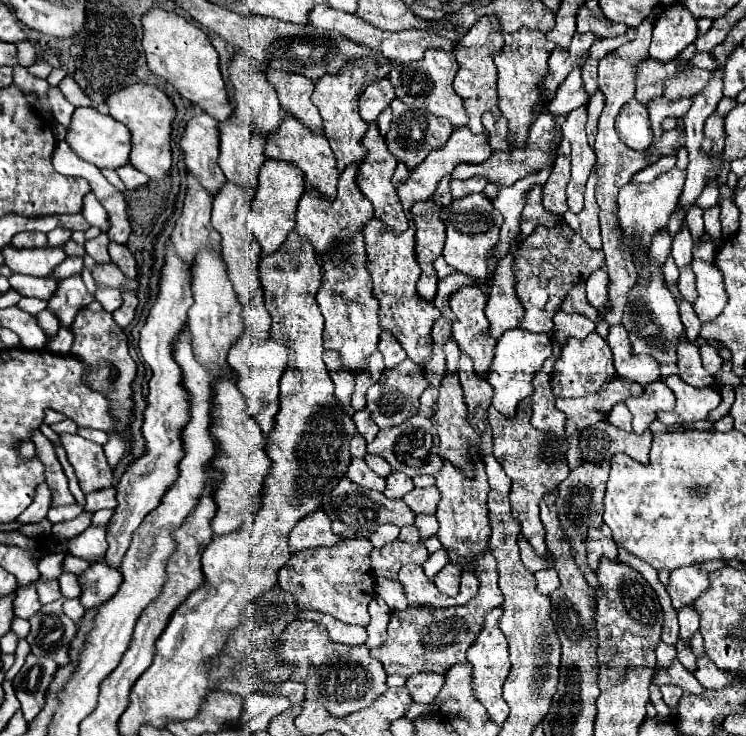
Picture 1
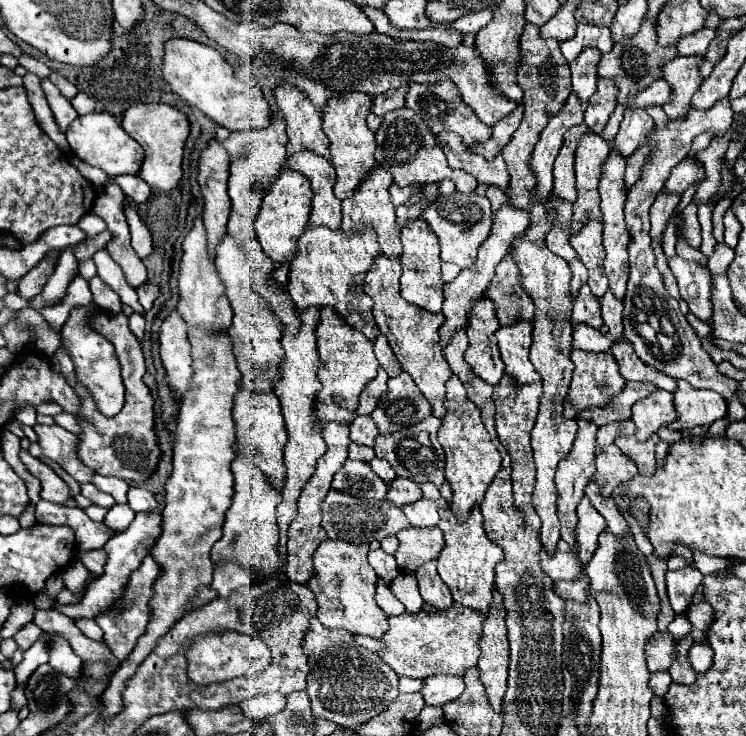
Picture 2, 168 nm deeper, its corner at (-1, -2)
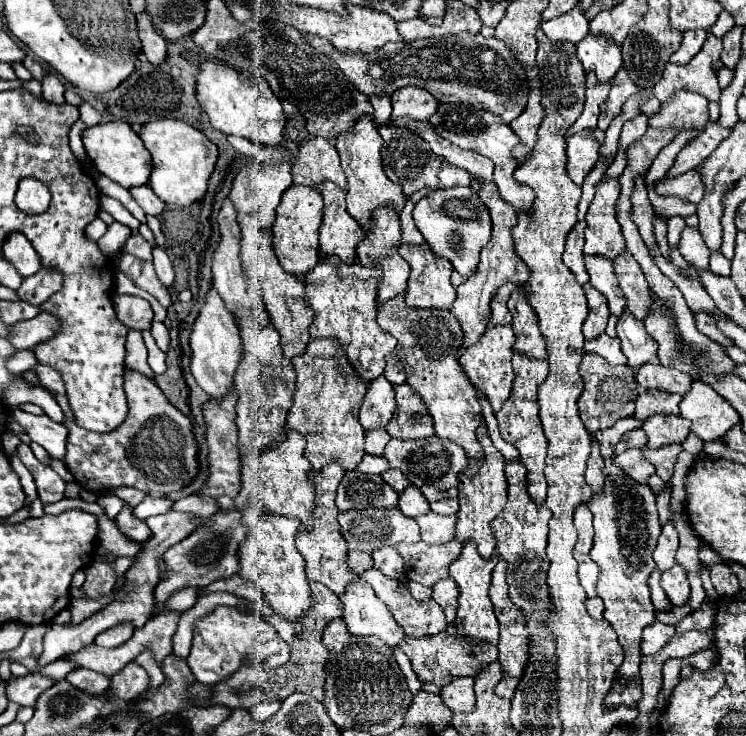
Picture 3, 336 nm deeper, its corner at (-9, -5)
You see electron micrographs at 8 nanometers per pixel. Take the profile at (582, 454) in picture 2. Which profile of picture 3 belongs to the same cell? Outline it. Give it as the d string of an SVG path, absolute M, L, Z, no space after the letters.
M623 418L619 422L615 422L611 428L605 428L605 430L597 430L595 434L591 434L599 446L601 446L601 456L603 458L611 458L613 456L613 448L615 448L615 442L619 442L619 438L629 432L629 430L635 430L639 428L643 422L635 420L635 418Z

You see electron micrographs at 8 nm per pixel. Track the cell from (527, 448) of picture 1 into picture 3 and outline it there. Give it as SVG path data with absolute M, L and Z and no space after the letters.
M513 358L513 370L515 370L515 380L513 380L513 390L511 396L505 400L503 408L497 412L497 422L501 436L511 442L519 454L521 462L527 468L527 492L531 494L531 500L537 506L545 504L545 476L543 476L543 460L547 452L547 438L541 430L541 420L539 420L539 406L537 406L537 390L547 378L547 360L535 362L531 358Z

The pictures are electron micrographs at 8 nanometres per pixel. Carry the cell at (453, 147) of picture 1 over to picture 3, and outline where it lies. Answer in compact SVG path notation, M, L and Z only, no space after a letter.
M531 90L529 92L529 102L527 102L525 110L521 112L519 118L515 118L515 122L511 122L511 130L521 140L511 150L513 158L517 158L519 162L525 158L525 154L531 154L531 146L535 146L535 134L537 134L537 128L539 128L541 118L543 118L541 94L539 94L539 90Z

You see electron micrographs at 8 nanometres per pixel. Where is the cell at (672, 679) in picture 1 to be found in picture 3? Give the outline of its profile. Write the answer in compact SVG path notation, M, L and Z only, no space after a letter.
M655 622L655 626L649 626L647 630L643 630L643 642L641 642L643 654L645 656L659 654L661 648L673 638L673 634L675 634L675 626Z

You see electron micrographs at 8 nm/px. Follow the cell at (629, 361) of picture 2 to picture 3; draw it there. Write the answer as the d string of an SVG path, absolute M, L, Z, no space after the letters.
M643 364L635 370L635 380L643 388L657 388L665 392L675 392L675 394L685 394L691 388L691 378L687 378L679 370L671 370L661 364Z

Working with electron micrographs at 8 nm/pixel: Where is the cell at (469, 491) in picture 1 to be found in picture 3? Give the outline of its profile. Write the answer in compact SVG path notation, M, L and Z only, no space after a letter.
M467 542L459 554L457 560L451 562L449 566L449 574L451 578L457 582L459 586L459 608L457 608L457 630L459 634L465 636L473 636L479 640L489 640L489 642L497 642L499 636L499 624L497 618L493 614L493 606L491 606L491 598L489 598L489 586L491 586L491 572L495 568L495 562L499 558L493 554L489 560L483 560L477 554L477 546L473 542Z

